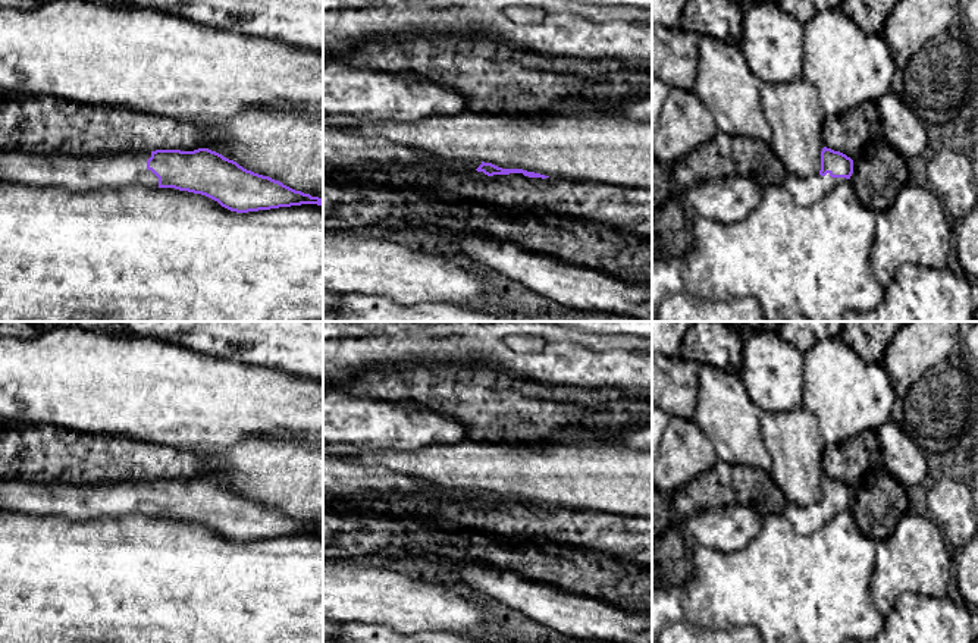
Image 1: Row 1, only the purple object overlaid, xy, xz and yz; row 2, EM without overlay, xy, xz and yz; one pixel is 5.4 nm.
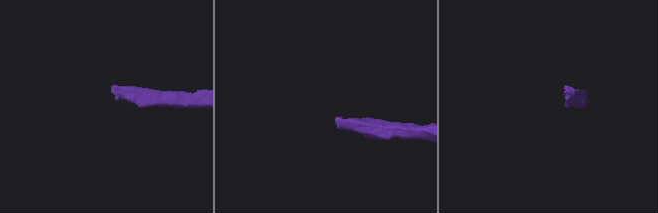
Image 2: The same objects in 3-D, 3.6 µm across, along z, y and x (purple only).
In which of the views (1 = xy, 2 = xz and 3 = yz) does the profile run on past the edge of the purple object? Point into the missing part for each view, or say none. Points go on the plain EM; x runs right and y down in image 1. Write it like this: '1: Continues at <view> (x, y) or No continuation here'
1: Continues at xy (107, 499)
2: Continues at xz (344, 479)
3: Continues at yz (805, 520)

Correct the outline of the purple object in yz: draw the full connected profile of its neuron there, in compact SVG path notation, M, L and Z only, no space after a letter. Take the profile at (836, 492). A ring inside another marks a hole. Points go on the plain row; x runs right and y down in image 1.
M824 476L821 480L821 499L808 506L786 504L783 515L794 531L811 536L824 527L836 514L849 509L853 502L853 489L840 480Z

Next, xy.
M209 477L156 479L100 484L35 483L0 479L0 511L63 515L72 520L109 517L175 517L206 524L222 536L248 542L323 528L244 498Z

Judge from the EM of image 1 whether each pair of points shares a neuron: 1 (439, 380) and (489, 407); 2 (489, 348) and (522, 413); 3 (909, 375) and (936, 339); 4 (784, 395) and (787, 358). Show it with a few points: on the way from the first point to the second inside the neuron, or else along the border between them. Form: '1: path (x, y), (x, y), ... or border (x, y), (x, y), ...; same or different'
1: path (451, 389), (477, 395); same
2: border (464, 363), (495, 363), (530, 379); different
3: path (917, 366), (917, 358), (927, 348); same
4: path (784, 386), (784, 367); same

